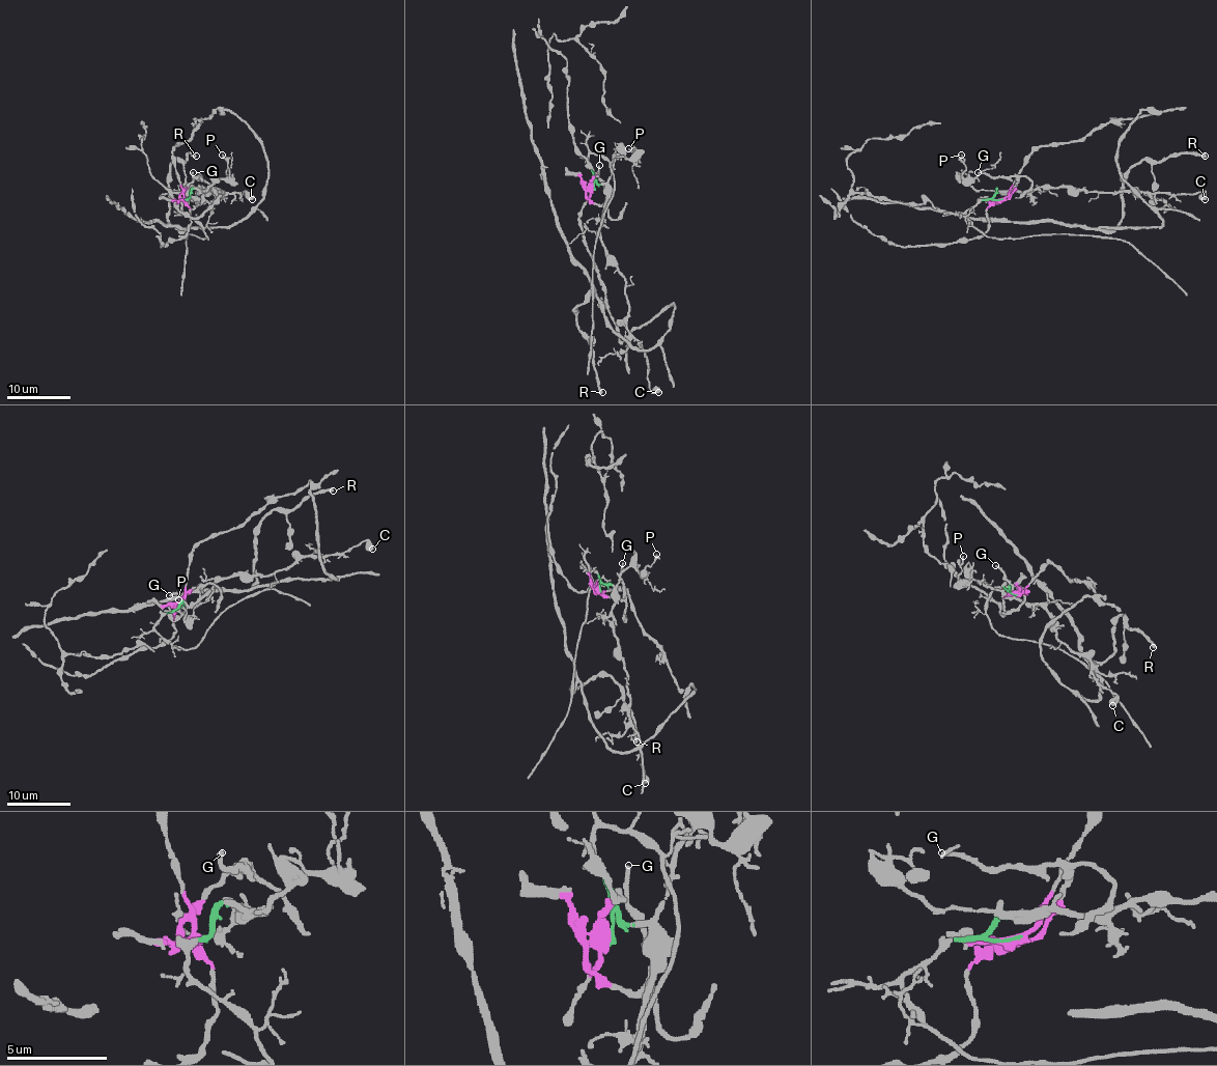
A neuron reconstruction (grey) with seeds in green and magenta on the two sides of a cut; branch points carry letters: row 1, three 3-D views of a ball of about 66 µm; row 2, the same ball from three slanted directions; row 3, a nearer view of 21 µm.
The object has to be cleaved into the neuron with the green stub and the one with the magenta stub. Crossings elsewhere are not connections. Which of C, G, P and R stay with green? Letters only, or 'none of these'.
C, P

